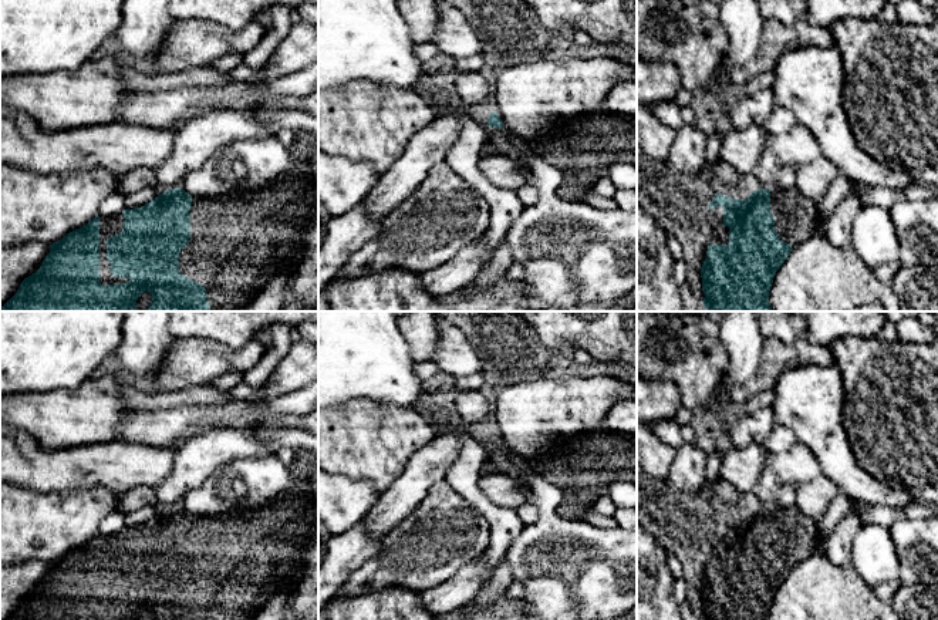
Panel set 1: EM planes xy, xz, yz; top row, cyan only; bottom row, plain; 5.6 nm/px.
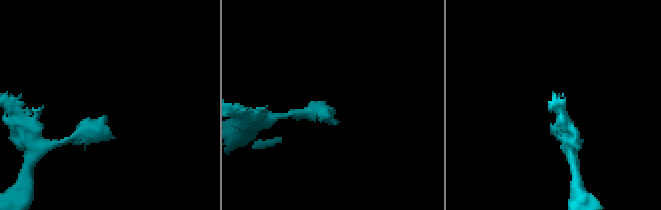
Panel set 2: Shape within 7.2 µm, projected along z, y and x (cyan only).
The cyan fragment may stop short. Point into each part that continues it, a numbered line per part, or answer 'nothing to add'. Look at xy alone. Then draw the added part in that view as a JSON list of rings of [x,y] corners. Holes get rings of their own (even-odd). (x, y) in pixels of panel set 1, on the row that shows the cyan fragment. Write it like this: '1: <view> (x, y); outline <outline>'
1: xy (108, 226); outline [[[122,213],[111,218],[99,216],[99,282],[102,286],[121,284],[131,280],[131,277],[115,277],[111,273],[109,260],[105,257],[108,250],[107,240],[111,236],[124,232],[124,220],[125,218]]]

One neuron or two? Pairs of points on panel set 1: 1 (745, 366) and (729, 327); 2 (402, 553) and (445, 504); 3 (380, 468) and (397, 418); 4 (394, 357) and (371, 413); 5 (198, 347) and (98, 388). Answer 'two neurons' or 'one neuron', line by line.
1: one neuron
2: one neuron
3: one neuron
4: two neurons
5: two neurons

